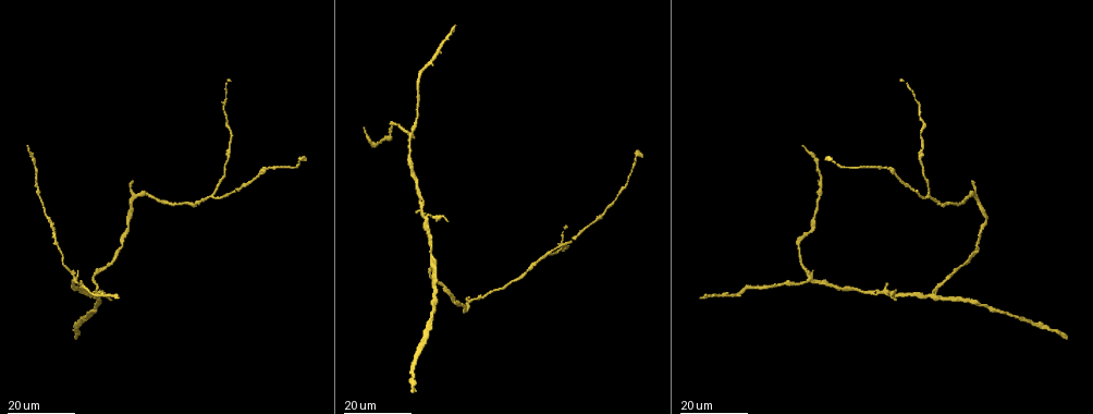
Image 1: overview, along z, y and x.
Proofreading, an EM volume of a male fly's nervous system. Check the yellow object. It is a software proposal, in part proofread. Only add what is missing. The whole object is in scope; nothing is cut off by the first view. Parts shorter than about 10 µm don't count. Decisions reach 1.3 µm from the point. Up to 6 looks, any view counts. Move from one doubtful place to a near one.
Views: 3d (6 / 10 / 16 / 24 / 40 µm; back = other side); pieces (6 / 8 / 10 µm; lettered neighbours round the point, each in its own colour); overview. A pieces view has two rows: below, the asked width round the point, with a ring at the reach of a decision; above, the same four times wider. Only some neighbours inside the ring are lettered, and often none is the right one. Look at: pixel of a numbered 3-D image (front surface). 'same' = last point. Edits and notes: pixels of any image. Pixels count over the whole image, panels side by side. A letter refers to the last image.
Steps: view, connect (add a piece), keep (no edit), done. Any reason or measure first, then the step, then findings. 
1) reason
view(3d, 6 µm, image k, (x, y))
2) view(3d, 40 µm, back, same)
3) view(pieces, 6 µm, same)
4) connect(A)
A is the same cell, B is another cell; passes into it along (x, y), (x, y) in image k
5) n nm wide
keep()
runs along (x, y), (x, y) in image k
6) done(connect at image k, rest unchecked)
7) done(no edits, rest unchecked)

branch stops here
view(3d, 16 µm, image 1, (971, 181))

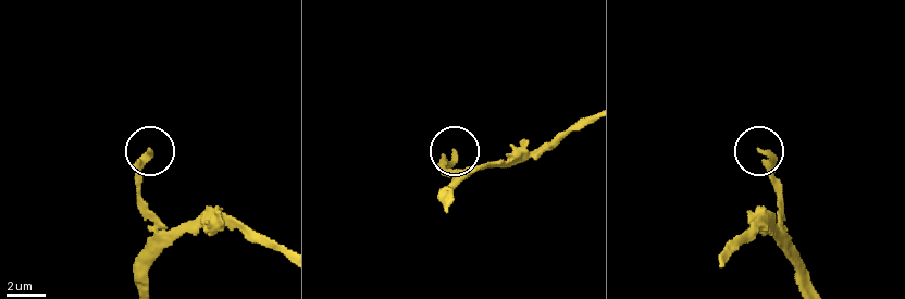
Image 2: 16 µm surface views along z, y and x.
view(pieces, 6 µm, image 2, (149, 150))

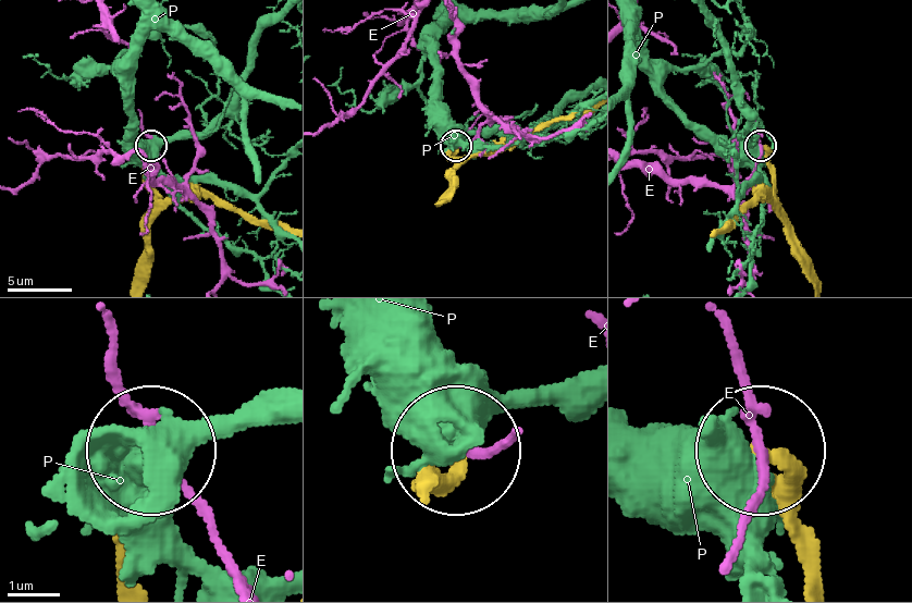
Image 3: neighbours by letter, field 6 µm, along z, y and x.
keep()
E and P are other cells; runs along (815, 278), (811, 258), (781, 206), (768, 155), (761, 146) in image 3; none of them fits

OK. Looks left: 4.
an open end
view(3d, 24 µm, image 1, (410, 391))

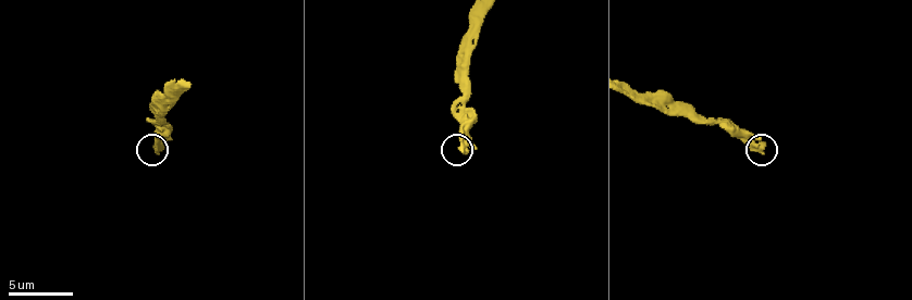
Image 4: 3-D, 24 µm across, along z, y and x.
view(pieces, 8 µm, image 4, (157, 154))

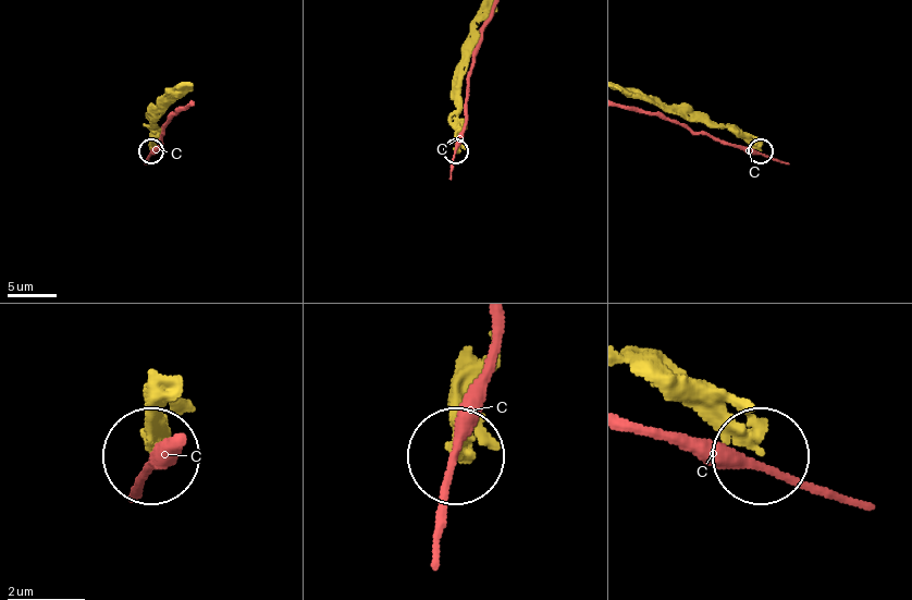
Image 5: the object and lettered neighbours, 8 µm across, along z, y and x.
330 nm wide
keep()
C is another cell; none of them fits

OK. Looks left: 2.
free end
view(3d, 24 µm, image 1, (888, 284))

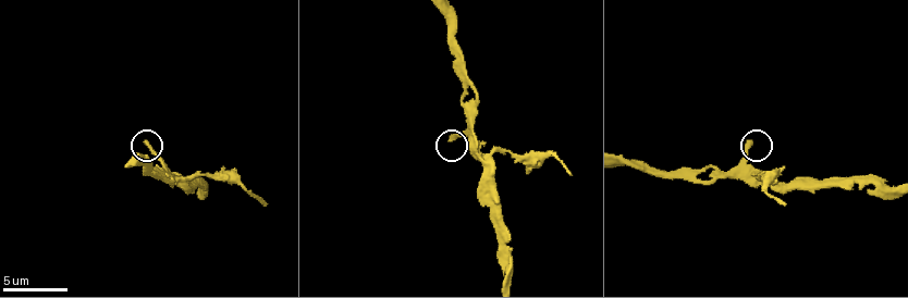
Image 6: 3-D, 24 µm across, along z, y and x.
what lies round it
view(pieces, 10 µm, image 6, (449, 140))

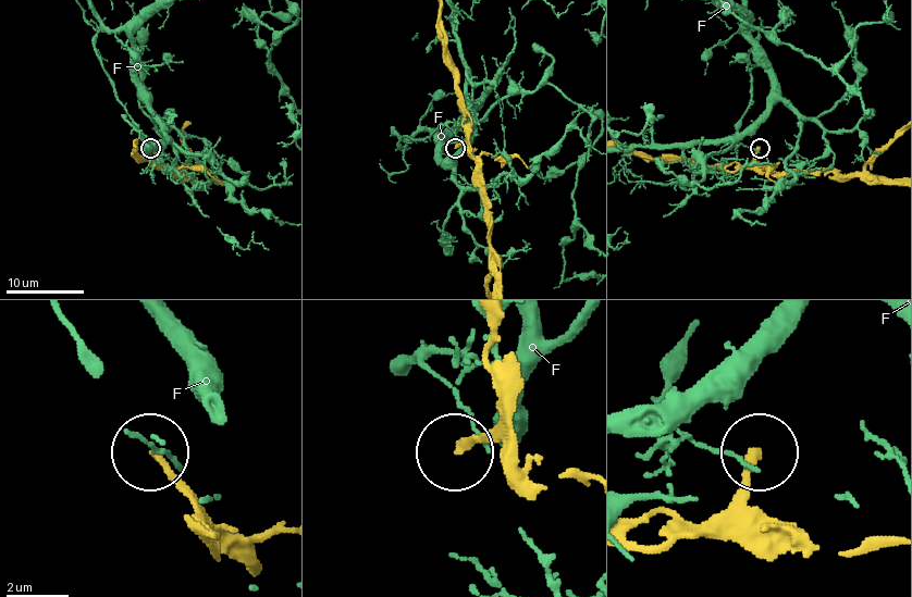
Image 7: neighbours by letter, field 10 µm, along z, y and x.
keep()
F is another cell; runs along (517, 463), (492, 439), (458, 452) in image 7; no lettered piece goes on from it

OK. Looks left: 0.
done(no edits, rest unchecked)

